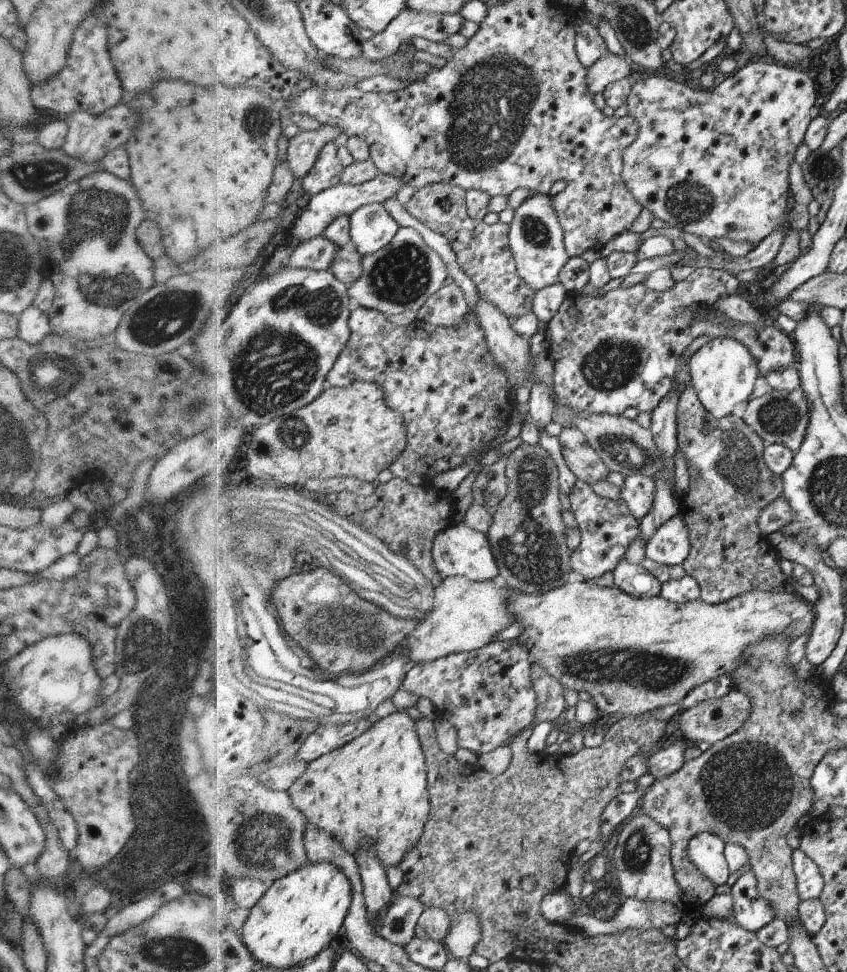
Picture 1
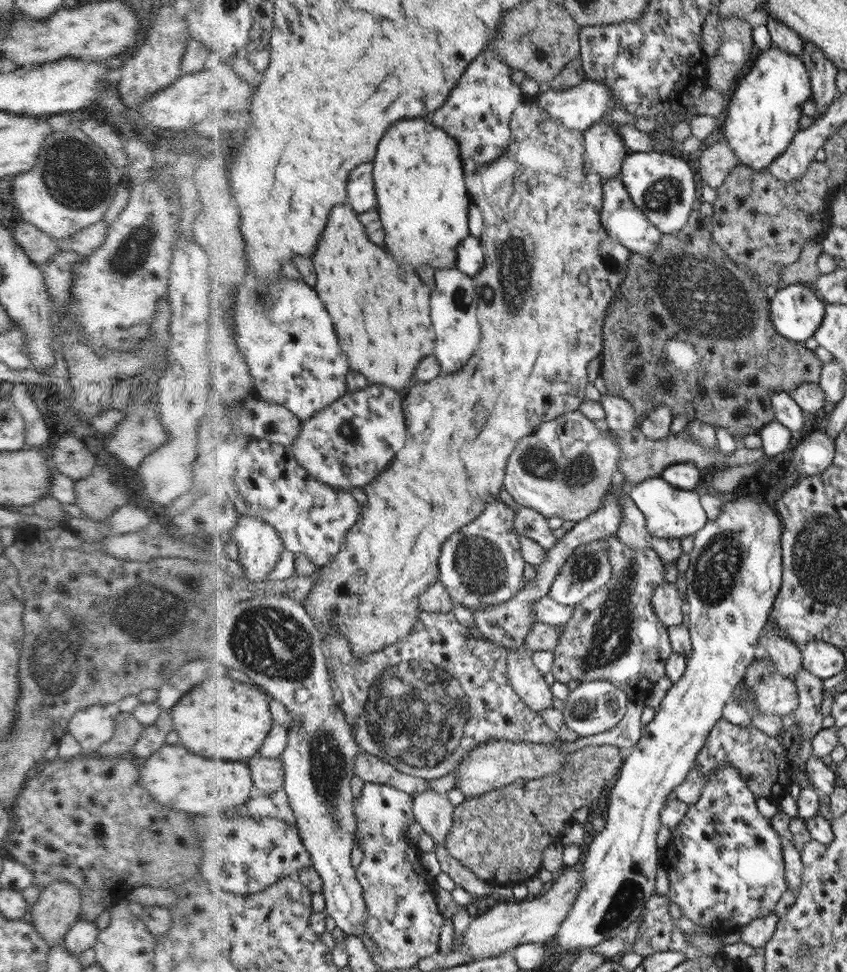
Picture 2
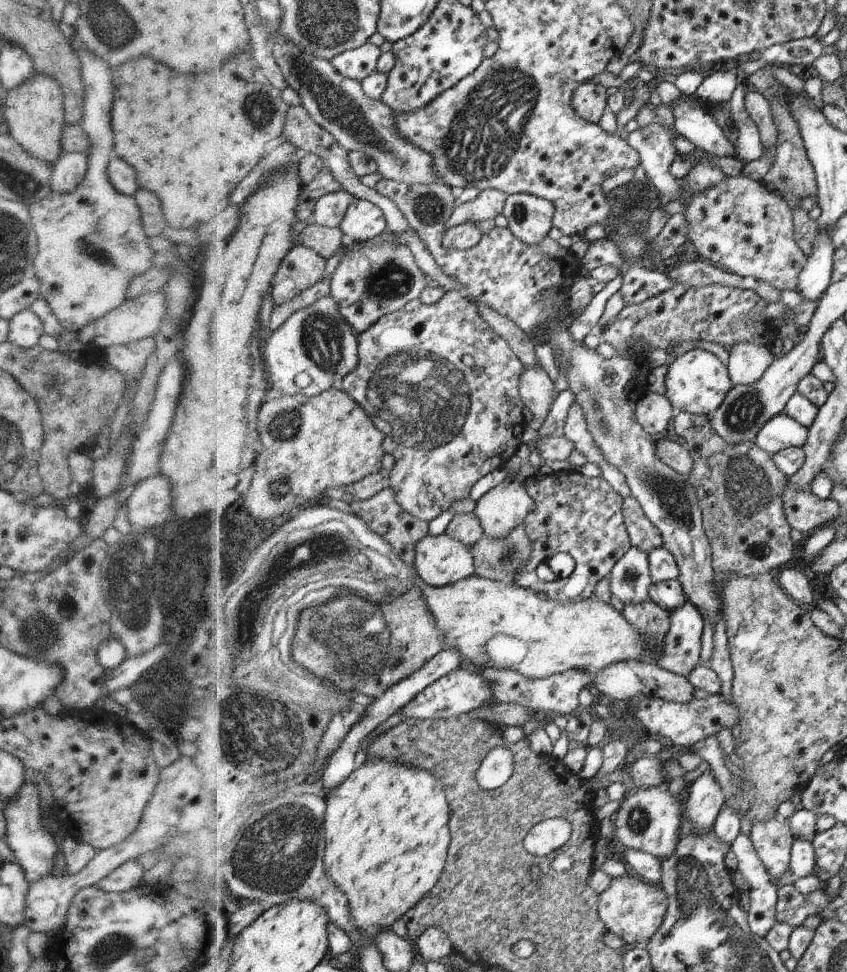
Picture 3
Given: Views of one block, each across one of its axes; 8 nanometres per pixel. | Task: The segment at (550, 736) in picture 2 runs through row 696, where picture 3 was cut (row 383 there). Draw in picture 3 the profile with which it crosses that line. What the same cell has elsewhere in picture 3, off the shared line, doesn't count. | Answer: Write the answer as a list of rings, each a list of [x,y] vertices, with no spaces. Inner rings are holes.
[[[447,291],[446,296],[433,305],[423,303],[421,307],[410,310],[396,311],[390,313],[376,324],[374,329],[360,335],[360,364],[354,373],[346,377],[341,387],[352,395],[374,419],[377,427],[384,432],[384,448],[386,452],[395,457],[396,463],[391,472],[388,473],[389,485],[396,491],[399,503],[405,511],[415,515],[416,518],[432,522],[434,518],[448,512],[454,508],[459,500],[469,498],[471,488],[488,472],[494,468],[502,468],[504,464],[516,454],[520,442],[522,442],[522,432],[524,432],[524,420],[522,420],[522,410],[524,405],[520,394],[520,378],[526,371],[524,364],[516,358],[516,354],[510,350],[506,340],[502,340],[478,314],[477,304],[472,304],[472,299],[460,295],[460,291]]]

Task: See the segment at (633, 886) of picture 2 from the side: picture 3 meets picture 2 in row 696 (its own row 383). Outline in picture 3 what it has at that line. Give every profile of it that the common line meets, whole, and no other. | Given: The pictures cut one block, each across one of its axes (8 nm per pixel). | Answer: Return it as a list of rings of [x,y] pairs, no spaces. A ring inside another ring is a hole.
[[[692,349],[683,355],[678,354],[669,360],[668,372],[665,374],[666,398],[670,401],[675,413],[686,411],[693,415],[714,414],[723,404],[728,392],[734,386],[730,371],[712,352],[704,349]]]

